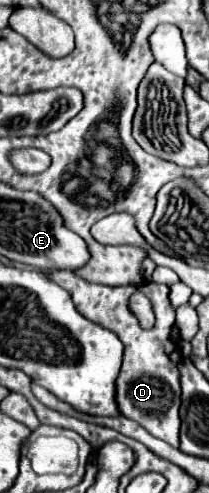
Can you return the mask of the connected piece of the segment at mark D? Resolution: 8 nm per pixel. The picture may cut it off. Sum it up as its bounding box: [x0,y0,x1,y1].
[47,271,183,447]

